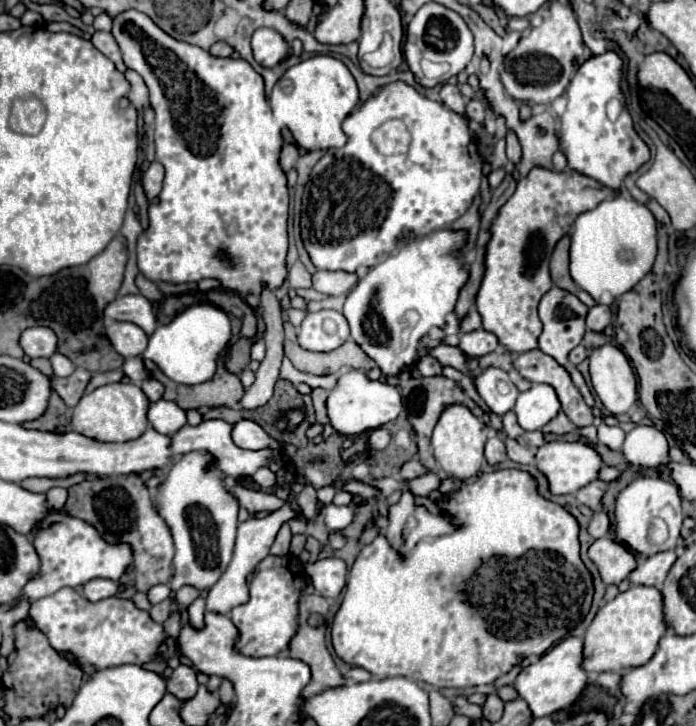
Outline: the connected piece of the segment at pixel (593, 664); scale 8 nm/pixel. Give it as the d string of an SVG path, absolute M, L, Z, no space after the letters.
M630 587L624 593L618 593L610 603L606 603L590 623L584 635L582 667L584 671L602 673L602 671L626 671L630 667L644 665L652 659L658 647L658 639L666 633L664 613L662 613L662 595L656 587Z

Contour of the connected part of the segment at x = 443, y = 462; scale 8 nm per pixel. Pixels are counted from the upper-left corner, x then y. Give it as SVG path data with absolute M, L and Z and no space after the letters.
M454 403L454 405L446 407L432 433L434 457L440 463L442 471L446 471L448 475L454 475L458 479L474 477L484 465L484 445L486 445L488 433L490 433L490 427L486 423L482 423L478 417L474 417L474 413L466 405Z

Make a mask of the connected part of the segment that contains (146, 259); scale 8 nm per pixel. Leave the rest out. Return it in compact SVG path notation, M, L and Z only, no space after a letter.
M128 9L122 11L120 15L114 17L112 21L112 35L122 51L122 59L128 69L134 69L146 83L150 91L150 105L156 113L156 123L154 123L154 143L156 143L156 161L160 161L166 169L164 177L164 187L158 195L158 203L150 205L148 215L150 215L150 225L148 229L138 237L138 269L148 281L166 281L172 285L180 283L198 283L202 279L216 279L220 281L222 289L236 291L240 297L248 295L260 295L264 287L270 291L276 291L284 285L288 279L288 267L286 267L286 255L288 255L288 185L286 185L286 173L278 163L280 149L282 149L282 133L280 125L276 123L272 115L272 107L268 105L266 93L264 93L264 79L260 73L256 73L250 63L244 59L218 59L210 55L208 51L188 45L184 41L176 41L168 33L164 33L148 15Z

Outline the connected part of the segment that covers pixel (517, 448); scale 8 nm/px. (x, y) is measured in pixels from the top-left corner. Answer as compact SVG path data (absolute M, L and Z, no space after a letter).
M506 437L506 439L504 439L504 443L506 443L506 449L508 449L508 457L510 457L512 461L522 463L522 465L528 465L528 463L532 463L532 461L534 461L534 453L532 453L530 449L526 449L526 447L518 445L514 439Z

